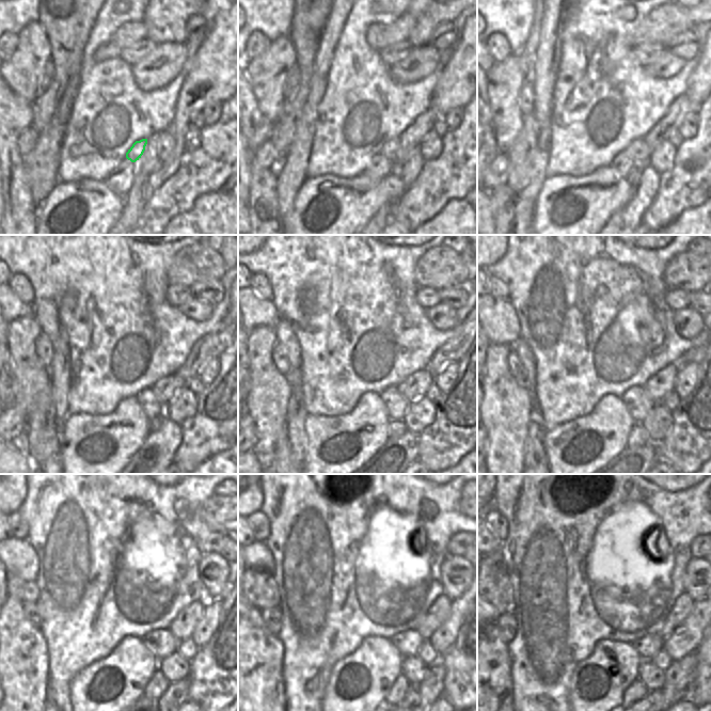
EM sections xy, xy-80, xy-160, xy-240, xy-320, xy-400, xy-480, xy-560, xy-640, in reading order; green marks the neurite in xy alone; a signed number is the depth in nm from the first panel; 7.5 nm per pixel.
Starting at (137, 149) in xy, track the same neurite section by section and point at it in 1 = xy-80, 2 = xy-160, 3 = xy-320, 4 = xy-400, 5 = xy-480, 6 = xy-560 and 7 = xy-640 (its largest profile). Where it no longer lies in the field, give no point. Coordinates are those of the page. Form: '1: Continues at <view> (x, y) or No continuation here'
1: Continues at xy-80 (392, 149)
2: Continues at xy-160 (637, 151)
3: Continues at xy-320 (414, 386)
4: Continues at xy-400 (662, 382)
5: Continues at xy-480 (184, 625)
6: Continues at xy-560 (440, 610)
7: Continues at xy-640 (683, 605).

